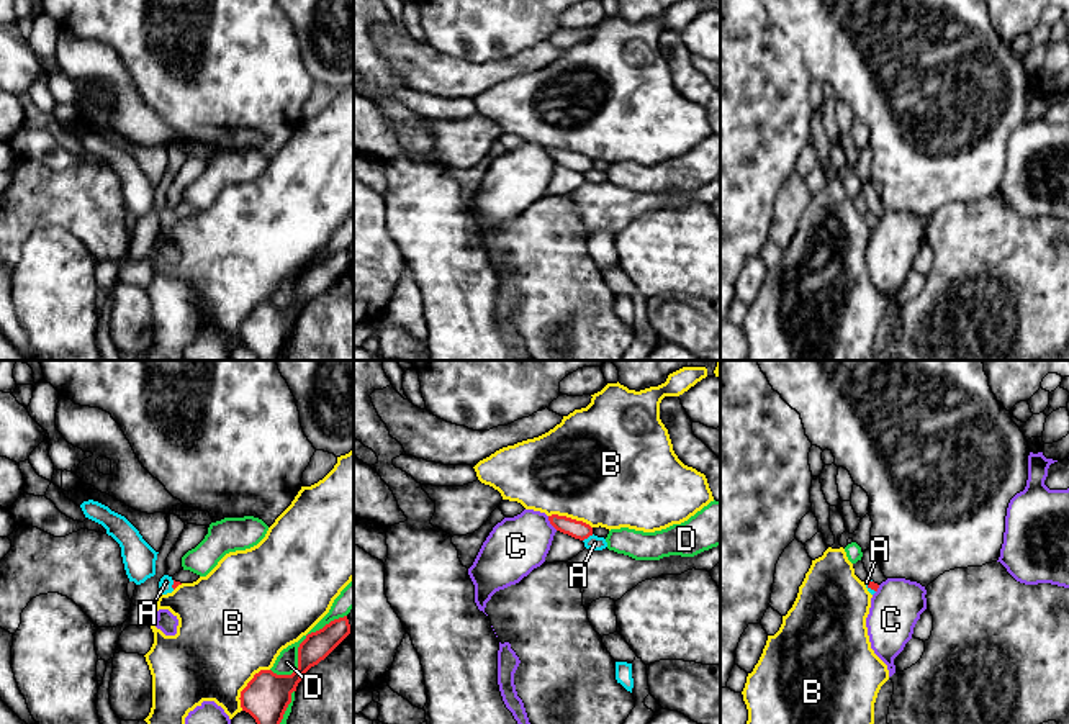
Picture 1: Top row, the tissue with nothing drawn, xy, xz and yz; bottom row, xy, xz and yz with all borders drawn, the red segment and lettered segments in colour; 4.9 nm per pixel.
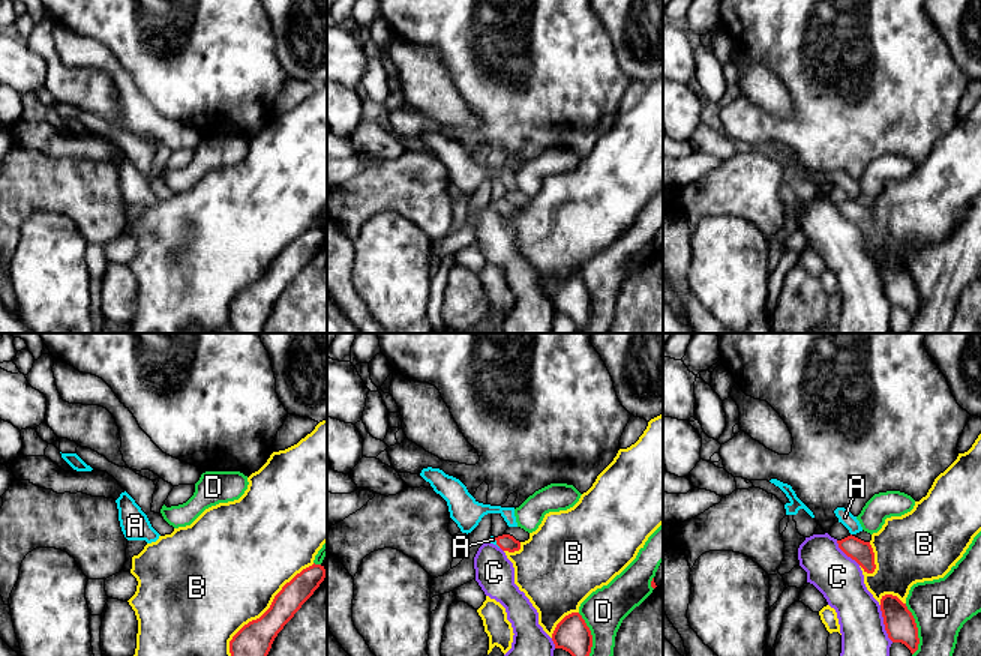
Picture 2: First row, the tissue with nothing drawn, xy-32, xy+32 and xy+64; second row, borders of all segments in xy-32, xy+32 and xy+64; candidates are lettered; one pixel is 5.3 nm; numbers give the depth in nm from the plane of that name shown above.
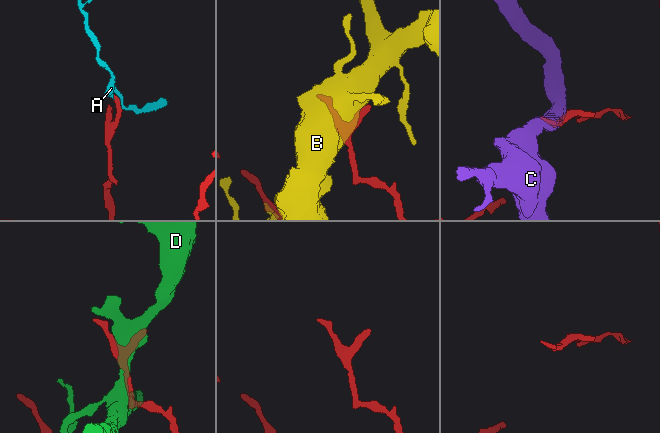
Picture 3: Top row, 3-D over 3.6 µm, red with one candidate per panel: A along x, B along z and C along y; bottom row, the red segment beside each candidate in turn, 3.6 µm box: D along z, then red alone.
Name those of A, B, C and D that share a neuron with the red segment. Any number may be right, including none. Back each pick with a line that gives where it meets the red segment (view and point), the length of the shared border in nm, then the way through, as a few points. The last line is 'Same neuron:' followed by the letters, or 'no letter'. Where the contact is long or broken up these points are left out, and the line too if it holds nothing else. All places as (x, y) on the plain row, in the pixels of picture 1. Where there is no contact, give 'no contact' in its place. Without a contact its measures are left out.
A: xz (588, 169) | 70 nm | across xz (578, 162), (588, 169), (595, 176)
Same neuron: A

